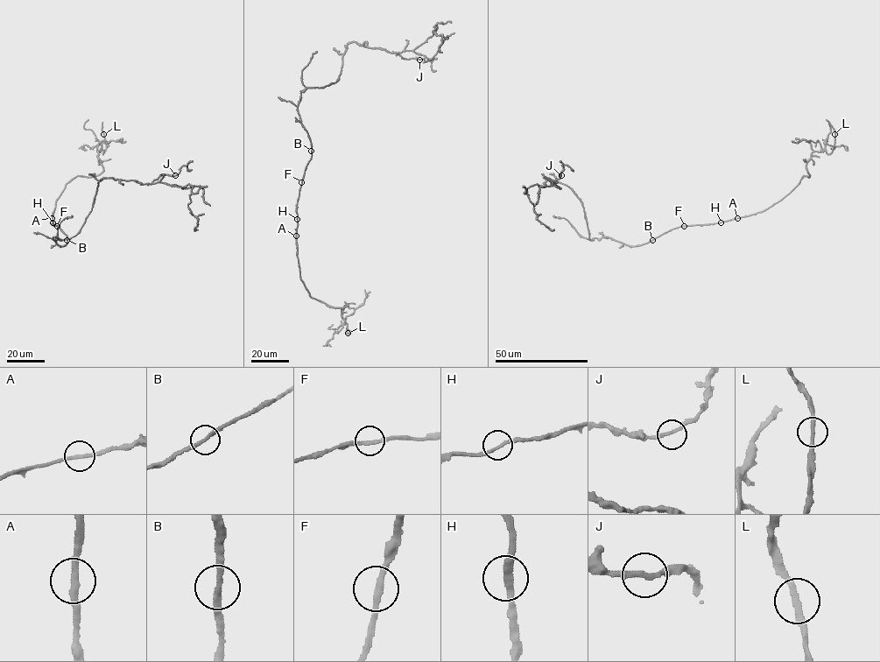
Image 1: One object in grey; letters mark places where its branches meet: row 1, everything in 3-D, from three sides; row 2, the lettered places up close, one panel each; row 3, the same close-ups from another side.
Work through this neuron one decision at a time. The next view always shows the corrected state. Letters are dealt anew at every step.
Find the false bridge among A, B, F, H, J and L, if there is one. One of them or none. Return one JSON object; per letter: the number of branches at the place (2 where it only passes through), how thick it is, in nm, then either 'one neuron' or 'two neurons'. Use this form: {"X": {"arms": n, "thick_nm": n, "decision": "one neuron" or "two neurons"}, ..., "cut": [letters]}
{"A": {"arms": 2, "thick_nm": 240, "decision": "one neuron"}, "B": {"arms": 2, "thick_nm": 240, "decision": "one neuron"}, "F": {"arms": 2, "thick_nm": 240, "decision": "one neuron"}, "H": {"arms": 2, "thick_nm": 240, "decision": "one neuron"}, "J": {"arms": 2, "thick_nm": 240, "decision": "one neuron"}, "L": {"arms": 2, "thick_nm": 260, "decision": "one neuron"}, "cut": []}

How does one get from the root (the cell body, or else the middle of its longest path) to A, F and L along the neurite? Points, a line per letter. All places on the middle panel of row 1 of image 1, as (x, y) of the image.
A: (305, 129), (311, 142), (312, 157), (304, 173), (297, 201), (296, 235)
F: (305, 129), (311, 142), (312, 157), (301, 182)
L: (305, 129), (312, 157), (297, 205), (300, 278), (313, 298), (334, 307), (348, 305), (341, 317), (348, 333)

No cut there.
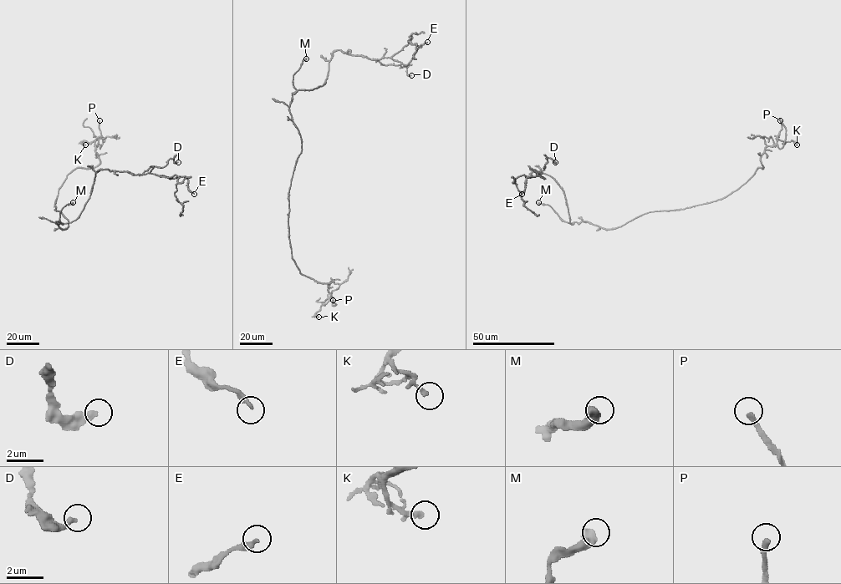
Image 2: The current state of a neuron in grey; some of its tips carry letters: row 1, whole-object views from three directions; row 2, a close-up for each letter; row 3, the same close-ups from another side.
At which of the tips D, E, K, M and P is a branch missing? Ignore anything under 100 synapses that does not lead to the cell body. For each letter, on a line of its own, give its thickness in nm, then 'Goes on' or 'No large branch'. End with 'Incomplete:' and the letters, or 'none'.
D: Thickness 280 nm. No large branch
E: Thickness 240 nm. No large branch
K: Thickness 200 nm. No large branch
M: Thickness 550 nm. No large branch
P: Thickness 280 nm. Goes on
Incomplete: P

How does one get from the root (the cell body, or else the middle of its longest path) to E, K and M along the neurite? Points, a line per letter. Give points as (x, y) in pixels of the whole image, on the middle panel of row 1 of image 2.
E: (296, 126), (289, 110), (293, 94), (324, 83), (334, 51), (391, 58), (407, 64), (427, 42)
K: (296, 126), (302, 151), (288, 193), (289, 238), (301, 274), (321, 282), (333, 281), (318, 317)
M: (296, 126), (289, 110), (293, 94), (296, 90), (293, 75), (306, 58)

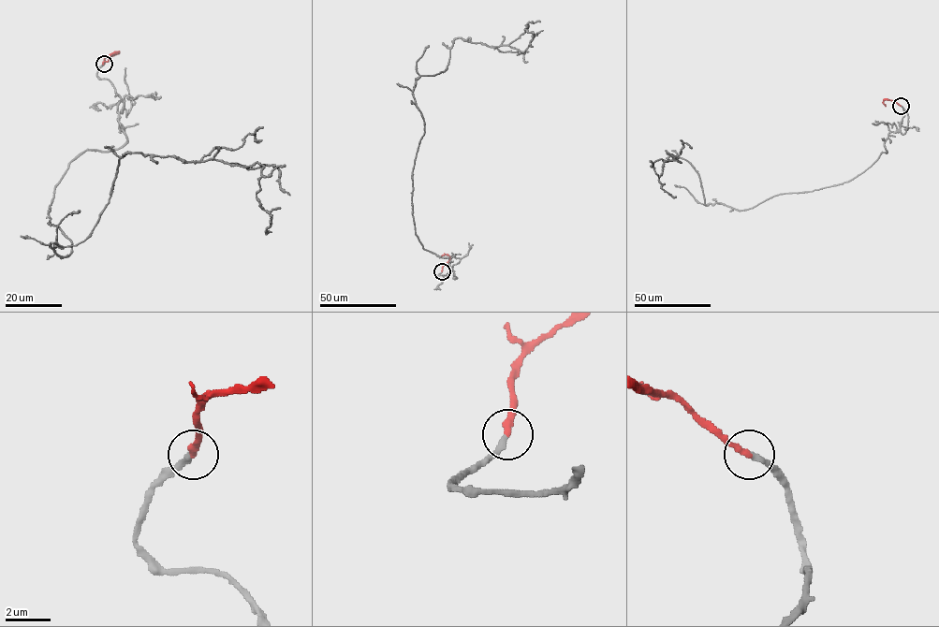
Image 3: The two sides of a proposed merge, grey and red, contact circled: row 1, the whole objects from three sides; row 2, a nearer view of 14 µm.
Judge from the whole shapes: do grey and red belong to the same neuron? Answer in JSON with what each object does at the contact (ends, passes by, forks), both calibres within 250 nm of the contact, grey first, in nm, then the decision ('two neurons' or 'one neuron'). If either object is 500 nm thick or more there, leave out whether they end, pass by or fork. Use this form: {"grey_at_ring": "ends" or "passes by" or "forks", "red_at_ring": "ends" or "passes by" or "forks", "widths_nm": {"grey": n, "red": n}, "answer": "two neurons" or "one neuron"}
{"grey_at_ring": "ends", "red_at_ring": "ends", "widths_nm": {"grey": 280, "red": 280}, "answer": "one neuron"}

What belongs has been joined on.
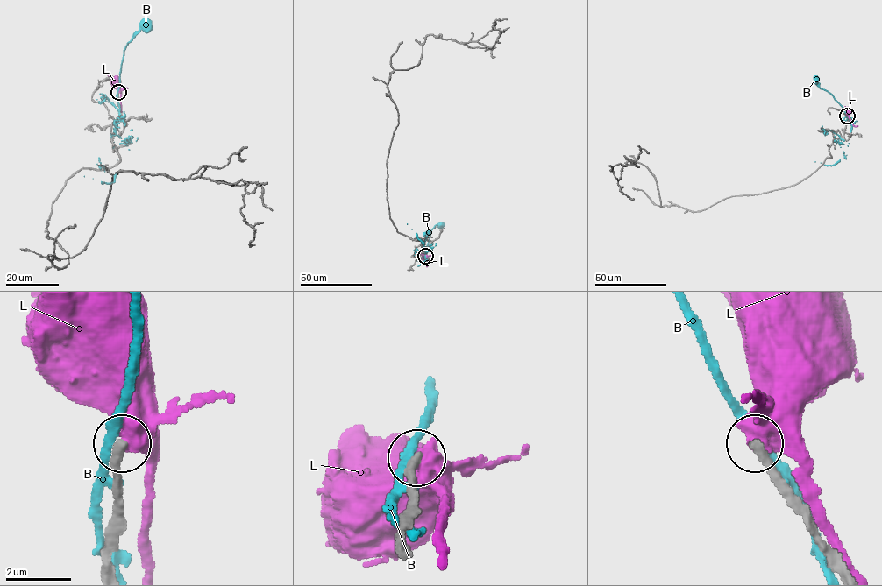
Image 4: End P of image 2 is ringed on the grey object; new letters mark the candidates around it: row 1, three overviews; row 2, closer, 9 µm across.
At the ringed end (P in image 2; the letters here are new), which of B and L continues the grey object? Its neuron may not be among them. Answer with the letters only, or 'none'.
none

